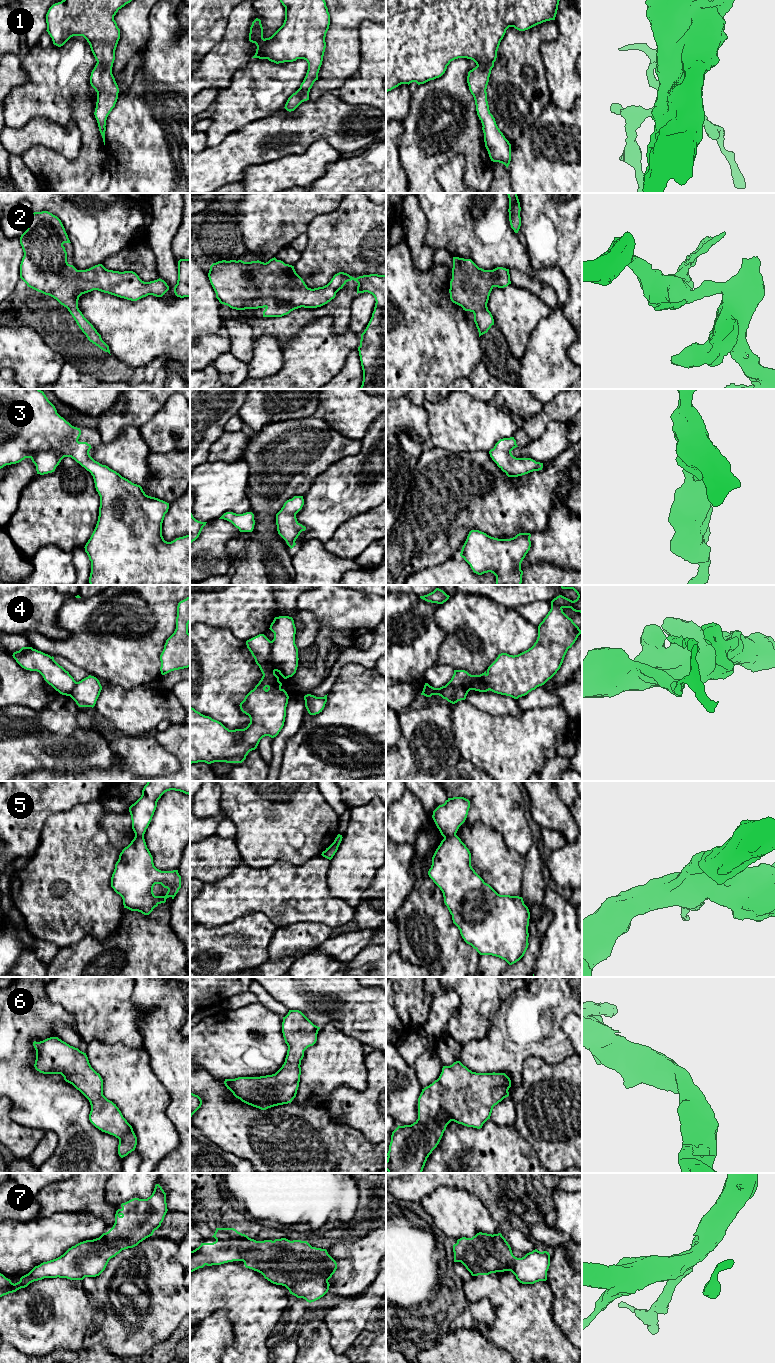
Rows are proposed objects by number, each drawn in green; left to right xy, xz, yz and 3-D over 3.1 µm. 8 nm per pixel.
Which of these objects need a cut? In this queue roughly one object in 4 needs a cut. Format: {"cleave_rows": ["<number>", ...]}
{"cleave_rows": ["4", "5"]}

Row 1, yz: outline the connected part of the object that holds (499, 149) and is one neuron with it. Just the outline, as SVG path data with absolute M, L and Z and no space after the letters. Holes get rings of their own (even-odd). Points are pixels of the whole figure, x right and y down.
M386 0L386 92L391 91L401 84L409 85L412 82L416 82L418 85L420 85L430 80L439 78L445 73L450 62L455 59L467 58L473 60L477 66L468 72L467 83L469 90L475 100L477 115L481 120L483 126L482 130L484 133L485 147L488 151L491 161L502 163L508 168L511 161L511 144L498 128L495 118L490 113L487 101L486 89L489 82L491 70L494 67L494 62L497 58L497 51L500 42L506 33L506 30L509 27L514 27L519 31L525 31L543 22L555 20L559 1L560 0Z

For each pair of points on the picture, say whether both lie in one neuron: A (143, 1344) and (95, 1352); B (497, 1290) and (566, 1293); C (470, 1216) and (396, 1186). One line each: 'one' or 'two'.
A: two
B: two
C: two

